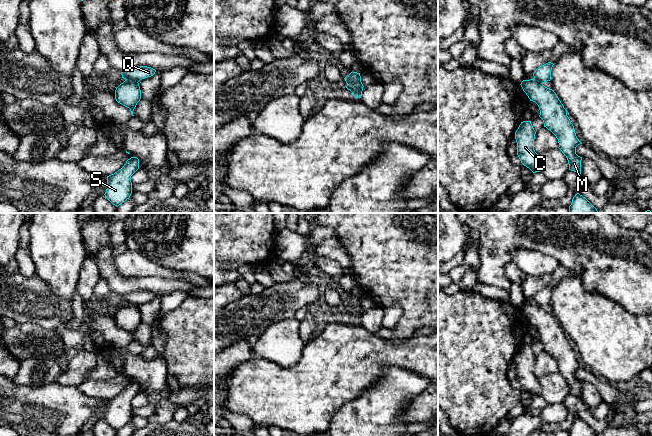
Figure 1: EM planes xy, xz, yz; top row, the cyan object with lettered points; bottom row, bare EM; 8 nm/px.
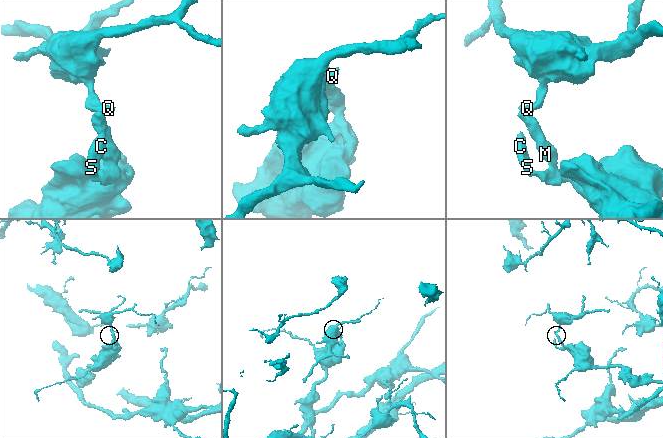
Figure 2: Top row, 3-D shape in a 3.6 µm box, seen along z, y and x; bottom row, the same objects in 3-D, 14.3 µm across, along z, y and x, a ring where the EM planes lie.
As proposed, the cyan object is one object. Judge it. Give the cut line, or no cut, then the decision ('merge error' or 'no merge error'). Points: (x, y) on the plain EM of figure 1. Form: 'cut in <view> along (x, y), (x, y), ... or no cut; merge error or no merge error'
cut in xy along (126, 303), (137, 306); merge error

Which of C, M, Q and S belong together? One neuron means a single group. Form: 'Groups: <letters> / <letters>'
Groups: C M S / Q

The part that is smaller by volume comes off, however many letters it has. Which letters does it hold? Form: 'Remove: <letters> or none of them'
Remove: Q

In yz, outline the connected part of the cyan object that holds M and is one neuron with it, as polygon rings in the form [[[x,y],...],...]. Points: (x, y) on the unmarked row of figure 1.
[[[535,302],[523,304],[520,309],[530,325],[538,329],[539,341],[543,344],[544,351],[558,363],[558,372],[566,380],[569,394],[581,398],[582,381],[576,378],[576,371],[582,367],[576,360],[574,350],[567,340],[567,334],[554,314],[545,311]]]

